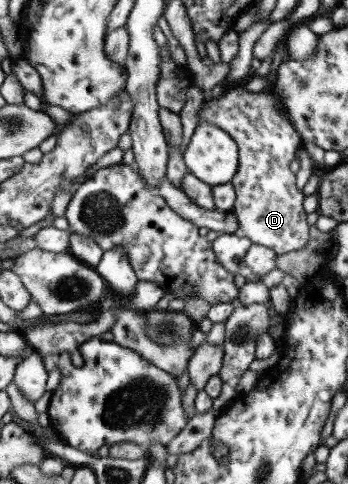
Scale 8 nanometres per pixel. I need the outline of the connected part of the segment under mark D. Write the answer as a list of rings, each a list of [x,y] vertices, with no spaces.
[[[237,85],[228,89],[219,98],[211,98],[201,105],[197,111],[197,124],[209,122],[219,126],[235,141],[238,150],[237,171],[231,179],[234,190],[235,202],[231,208],[232,213],[239,223],[239,234],[247,238],[250,243],[265,246],[273,250],[274,254],[281,255],[287,252],[300,250],[305,247],[309,238],[309,224],[307,214],[303,210],[303,193],[295,186],[295,176],[289,169],[289,162],[295,159],[299,146],[303,140],[291,125],[281,101],[275,97],[271,90],[250,92],[245,85]]]

